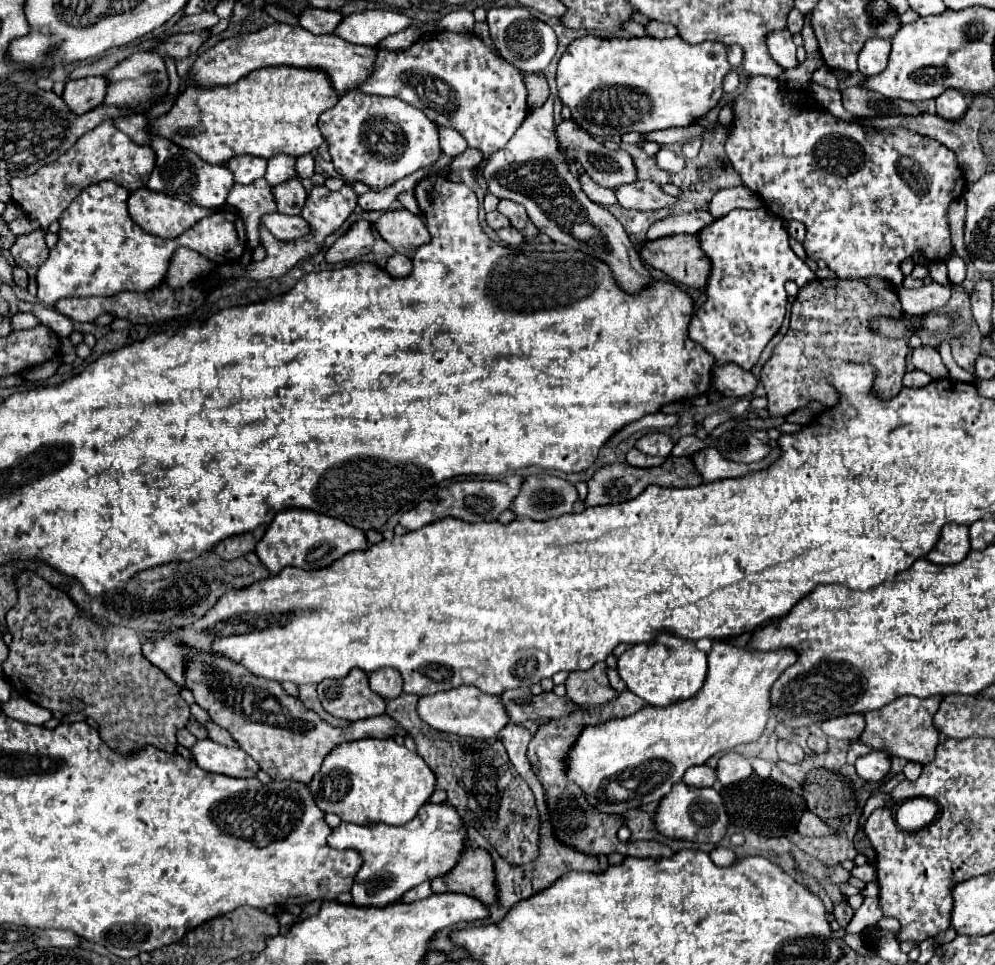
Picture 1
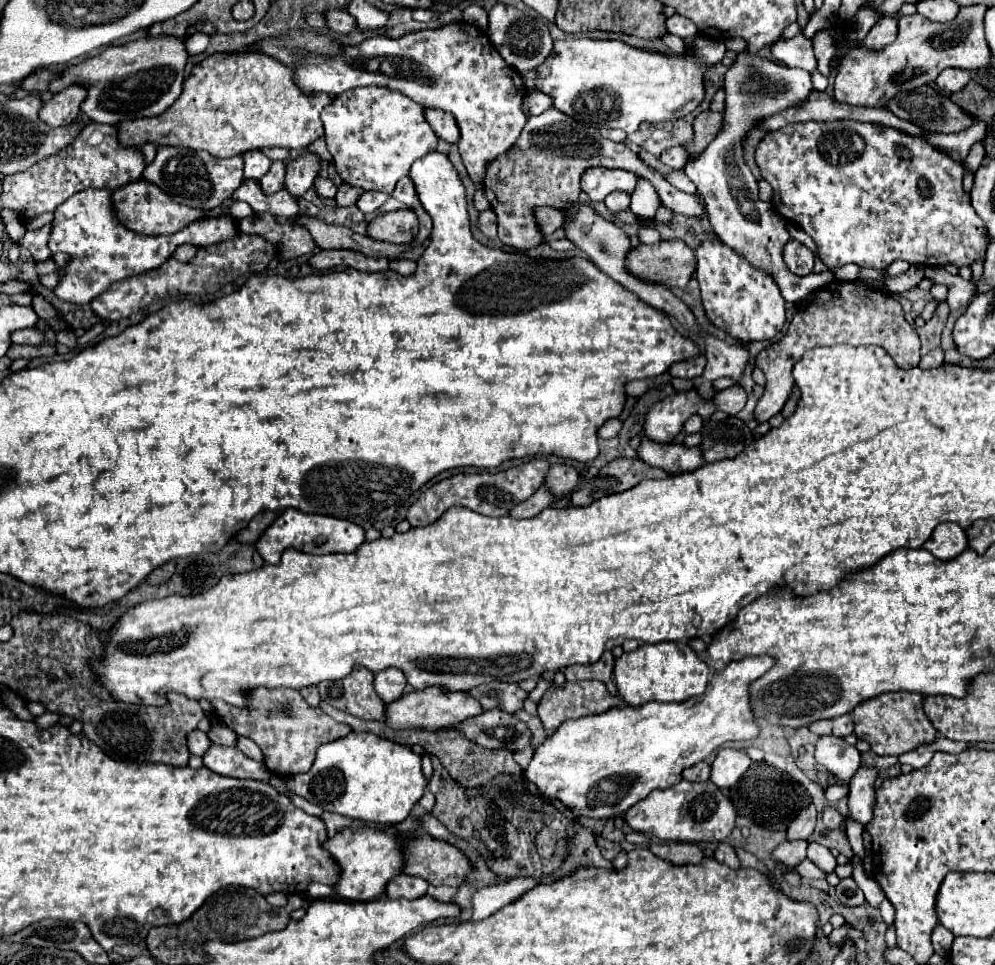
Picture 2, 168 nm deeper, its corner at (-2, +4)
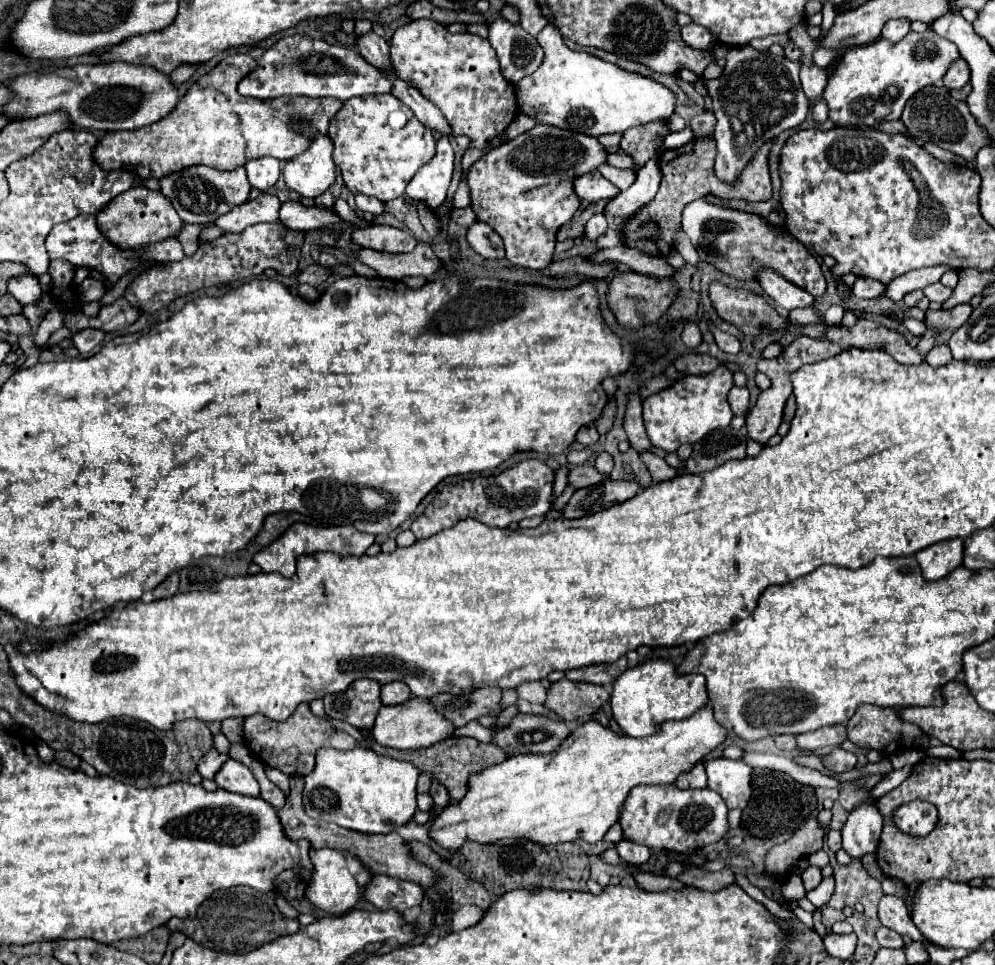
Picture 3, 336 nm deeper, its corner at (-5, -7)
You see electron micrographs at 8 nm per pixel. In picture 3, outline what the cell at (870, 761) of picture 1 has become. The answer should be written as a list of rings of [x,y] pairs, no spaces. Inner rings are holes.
[[[863,802],[859,808],[855,808],[845,826],[843,826],[843,850],[851,858],[861,858],[865,854],[873,854],[879,844],[879,834],[883,828],[883,816],[879,810]]]

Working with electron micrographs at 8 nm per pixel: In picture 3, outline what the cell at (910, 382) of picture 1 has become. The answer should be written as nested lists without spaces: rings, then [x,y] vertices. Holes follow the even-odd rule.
[[[935,344],[933,348],[931,348],[931,352],[927,354],[927,358],[925,358],[931,366],[945,366],[945,364],[949,364],[951,360],[953,360],[953,356],[951,356],[951,350],[949,350],[949,346],[947,344]]]

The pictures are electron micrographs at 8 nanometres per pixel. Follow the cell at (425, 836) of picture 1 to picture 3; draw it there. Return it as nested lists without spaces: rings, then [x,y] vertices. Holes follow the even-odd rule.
[[[321,848],[321,850],[311,850],[311,864],[313,864],[313,872],[311,872],[311,884],[307,884],[305,888],[305,898],[309,900],[309,904],[313,904],[315,908],[329,912],[329,914],[343,914],[345,910],[353,908],[361,896],[363,896],[363,888],[371,878],[371,872],[359,864],[359,860],[355,860],[355,856],[351,854],[343,854],[343,852],[331,852],[331,848]]]

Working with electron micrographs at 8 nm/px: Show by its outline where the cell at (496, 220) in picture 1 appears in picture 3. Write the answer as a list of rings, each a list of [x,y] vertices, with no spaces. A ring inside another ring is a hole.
[[[475,222],[467,230],[467,242],[483,258],[505,258],[503,240],[489,224]]]

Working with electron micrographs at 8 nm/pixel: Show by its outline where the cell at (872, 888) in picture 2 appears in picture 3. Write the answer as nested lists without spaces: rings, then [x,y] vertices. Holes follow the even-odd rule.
[[[835,748],[833,752],[829,752],[825,758],[823,758],[823,764],[825,768],[829,768],[831,772],[847,772],[847,770],[853,770],[855,764],[857,764],[857,756],[849,750],[843,750],[843,748]]]

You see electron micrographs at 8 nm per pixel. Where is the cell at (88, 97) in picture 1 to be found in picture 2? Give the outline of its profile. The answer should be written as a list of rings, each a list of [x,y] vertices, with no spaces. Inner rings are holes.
[[[70,85],[64,91],[56,93],[50,101],[44,103],[40,119],[52,127],[68,125],[80,115],[80,105],[86,99],[88,89],[84,85]]]

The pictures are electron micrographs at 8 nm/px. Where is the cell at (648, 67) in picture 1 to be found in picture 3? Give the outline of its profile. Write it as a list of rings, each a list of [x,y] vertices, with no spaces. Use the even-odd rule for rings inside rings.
[[[547,24],[537,42],[545,52],[545,60],[535,74],[515,84],[519,112],[547,124],[589,136],[625,132],[651,120],[669,120],[675,110],[675,94],[663,84],[627,72],[615,64],[603,62],[587,52],[575,52],[563,44],[559,30]]]

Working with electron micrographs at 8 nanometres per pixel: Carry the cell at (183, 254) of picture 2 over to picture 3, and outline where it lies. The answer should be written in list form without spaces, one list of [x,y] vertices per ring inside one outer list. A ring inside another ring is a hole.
[[[183,224],[181,228],[181,234],[179,234],[179,242],[185,250],[185,256],[193,256],[195,254],[195,244],[197,244],[197,236],[199,236],[201,228],[195,224]]]

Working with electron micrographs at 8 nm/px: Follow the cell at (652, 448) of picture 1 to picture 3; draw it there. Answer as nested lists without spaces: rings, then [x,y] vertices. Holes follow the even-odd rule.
[[[717,366],[713,372],[703,376],[683,376],[673,386],[651,394],[643,400],[643,420],[647,436],[655,448],[675,452],[683,444],[695,444],[707,432],[715,428],[727,428],[733,412],[727,402],[727,392],[733,386],[733,372],[725,366]]]

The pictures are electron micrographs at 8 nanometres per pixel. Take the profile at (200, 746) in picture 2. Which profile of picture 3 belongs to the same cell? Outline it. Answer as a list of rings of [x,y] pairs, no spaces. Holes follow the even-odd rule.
[[[217,750],[207,752],[207,754],[201,758],[201,762],[199,762],[199,774],[201,774],[203,778],[213,780],[213,778],[215,778],[215,772],[219,772],[219,768],[225,764],[227,758],[229,758],[227,754],[221,754],[221,752],[217,752]]]

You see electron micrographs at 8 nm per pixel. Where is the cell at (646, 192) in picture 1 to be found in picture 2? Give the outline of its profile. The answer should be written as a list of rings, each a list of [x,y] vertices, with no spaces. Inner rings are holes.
[[[590,167],[584,171],[582,189],[592,201],[602,201],[612,191],[634,193],[638,185],[638,177],[624,169],[604,169],[604,167]]]

